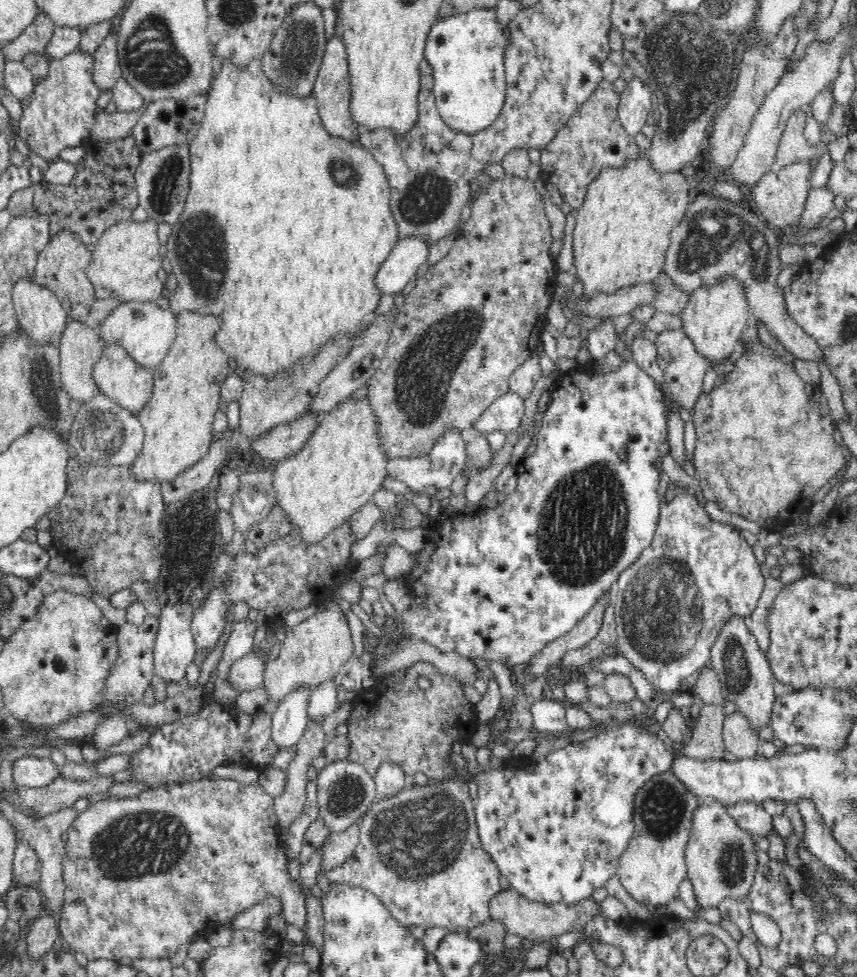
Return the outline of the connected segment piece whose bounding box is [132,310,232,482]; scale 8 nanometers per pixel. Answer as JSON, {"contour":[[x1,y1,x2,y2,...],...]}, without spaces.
{"contour":[[185,310,177,315,176,338,164,360,153,368,153,392,146,407,138,414,145,431,143,454,132,464,135,478,158,478,160,482,176,478,188,466,194,466,206,456,213,440,215,414,219,410,222,384,232,371,230,355,220,348,216,341,220,315]]}

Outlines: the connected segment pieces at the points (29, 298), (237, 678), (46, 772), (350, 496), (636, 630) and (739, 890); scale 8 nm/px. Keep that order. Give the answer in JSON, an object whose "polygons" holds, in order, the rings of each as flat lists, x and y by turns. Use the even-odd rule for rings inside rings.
{"polygons":[[[20,275,13,282,11,297,21,328,26,329,34,341,59,344,68,311,50,288,38,283,32,275]],[[250,650,232,664,229,683,240,692,256,689,263,685,265,667,266,660,260,653]],[[24,756,14,760,12,774,14,782,25,787,43,787,52,784,60,776,60,768,52,759]],[[348,395,348,398,340,400,332,410,318,419,318,426,312,430,310,438,308,438,306,443,301,446,301,449,297,451,298,452,290,456,290,458,285,458,274,465,273,481,274,488,276,489,276,498,280,507,286,511,288,519,292,521,293,527,300,526,303,528,303,538,305,538,307,542,311,542,311,544,316,544,316,542,320,542,320,539,325,538,330,532,336,530,337,526,340,526,340,523,343,523,346,519,350,519,357,508,360,508,360,506,370,501,374,493,382,488,382,482,384,482,384,478,388,475,387,459,389,456,387,456,387,450,384,449,383,436,381,436,379,428,379,416,377,416,377,413,371,406,369,396,354,398,354,396]],[[680,485,677,486,673,500,661,505,658,528,651,544,640,553,636,562,633,562,620,574,614,584,612,601,615,608,615,627,619,636,620,654,626,657,638,671,643,673,650,684,652,684,654,690,669,695,682,691,696,677,698,672,708,665,712,645,716,642,724,625,728,624,732,618,749,620,750,614,756,610,758,600,760,600,760,595,762,590,764,590,764,579,765,576,762,575,760,563,758,563,758,559,754,555,754,547,740,536,740,530,730,526,730,524,720,524,719,521,712,519,704,509,704,506,698,503,691,489]],[[718,802,696,808,694,826,686,846,687,878,693,887,696,905,700,909,717,907,724,898,742,898,754,882,757,856,752,833,738,828,726,814,726,806]]]}

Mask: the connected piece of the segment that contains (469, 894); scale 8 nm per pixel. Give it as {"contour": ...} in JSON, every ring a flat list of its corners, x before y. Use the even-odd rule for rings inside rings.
{"contour":[[452,775,426,786,409,783,391,797,372,801,359,818,358,825,360,834,356,848,345,861,324,873,329,881,357,885,374,892,403,928,462,928,470,931,491,920,491,902,503,892,502,874,480,841,474,803,464,776]]}

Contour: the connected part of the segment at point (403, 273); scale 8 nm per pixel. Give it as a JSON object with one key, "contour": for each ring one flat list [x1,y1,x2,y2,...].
{"contour":[[417,238,397,240,390,254,380,263,373,286,380,296,398,294,414,278,416,270,428,259,429,247]]}

